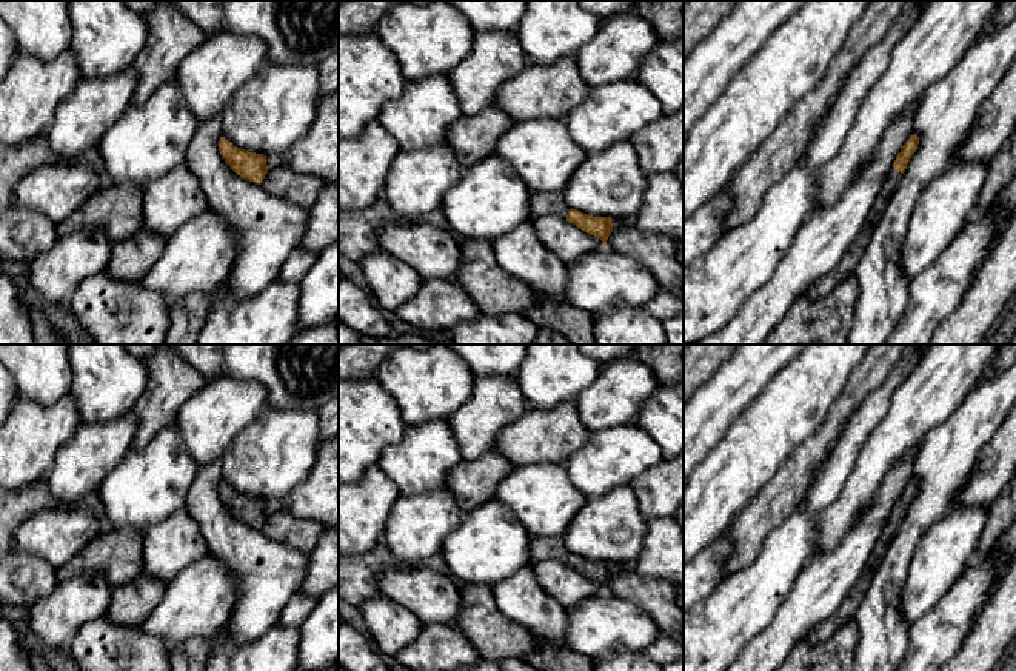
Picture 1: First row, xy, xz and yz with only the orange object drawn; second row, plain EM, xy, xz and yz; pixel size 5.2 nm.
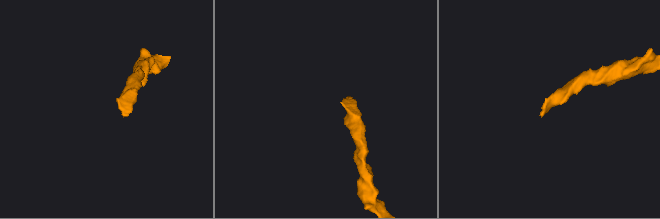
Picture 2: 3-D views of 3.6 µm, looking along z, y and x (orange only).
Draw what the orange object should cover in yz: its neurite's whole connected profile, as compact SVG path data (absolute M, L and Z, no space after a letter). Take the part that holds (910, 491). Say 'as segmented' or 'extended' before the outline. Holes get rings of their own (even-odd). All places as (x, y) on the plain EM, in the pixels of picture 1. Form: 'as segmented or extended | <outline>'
extended | M913 479L905 486L901 497L897 499L893 511L890 512L885 525L882 526L882 532L876 542L874 551L868 559L867 569L870 573L874 573L879 568L879 565L885 556L887 548L890 546L891 540L894 539L894 536L902 523L902 519L907 514L907 509L908 509L911 500L917 494L917 489L919 489L919 482L916 479Z

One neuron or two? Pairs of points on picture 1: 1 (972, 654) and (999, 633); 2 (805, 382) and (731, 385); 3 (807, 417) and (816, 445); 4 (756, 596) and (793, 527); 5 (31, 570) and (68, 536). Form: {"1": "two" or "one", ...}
{"1": "one", "2": "two", "3": "two", "4": "one", "5": "two"}

